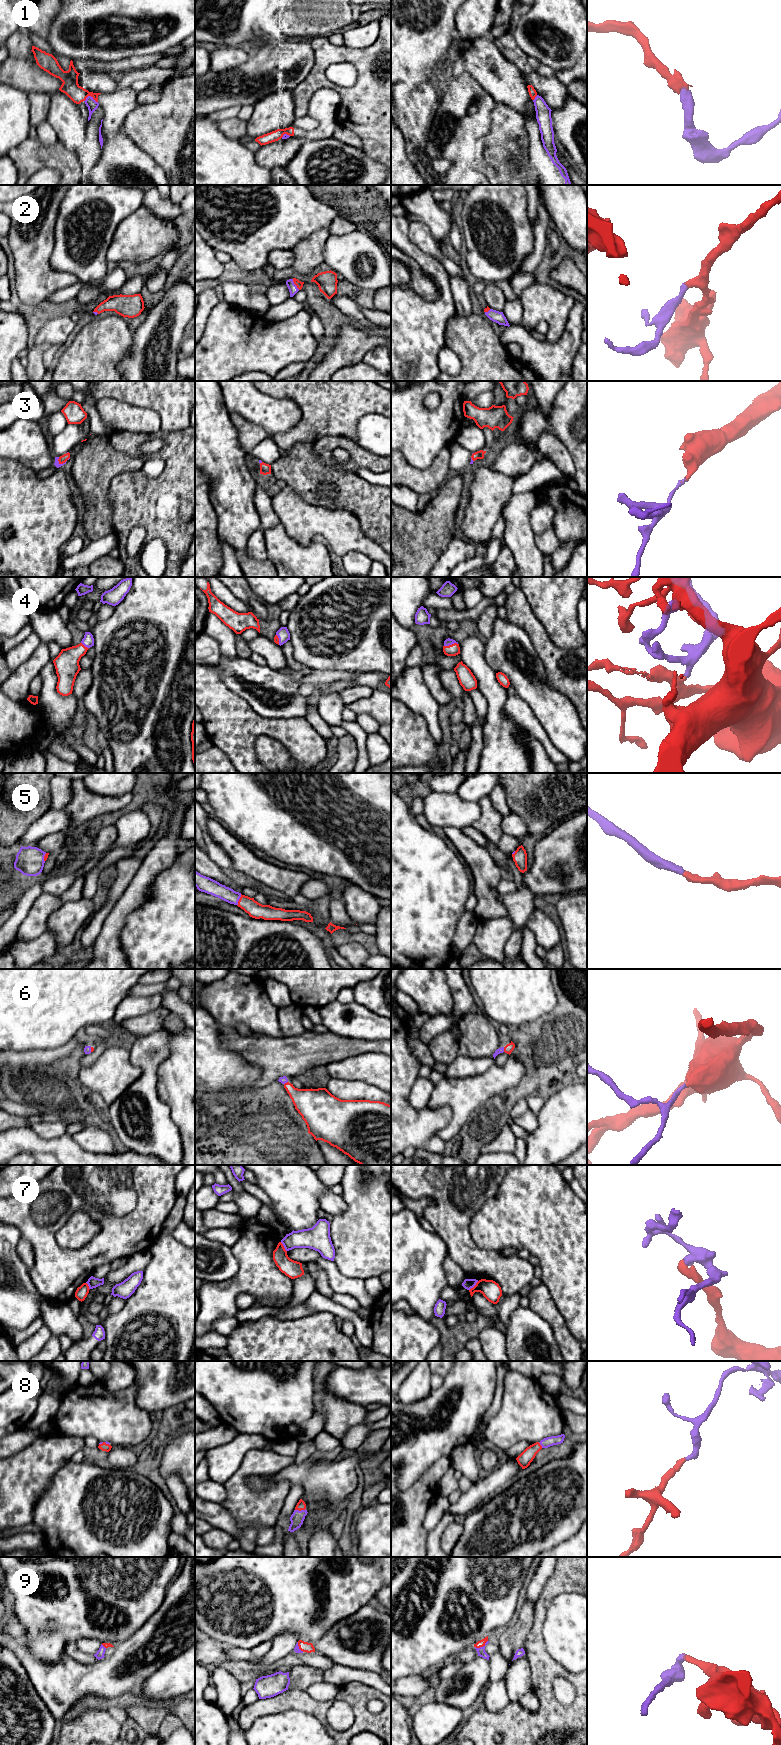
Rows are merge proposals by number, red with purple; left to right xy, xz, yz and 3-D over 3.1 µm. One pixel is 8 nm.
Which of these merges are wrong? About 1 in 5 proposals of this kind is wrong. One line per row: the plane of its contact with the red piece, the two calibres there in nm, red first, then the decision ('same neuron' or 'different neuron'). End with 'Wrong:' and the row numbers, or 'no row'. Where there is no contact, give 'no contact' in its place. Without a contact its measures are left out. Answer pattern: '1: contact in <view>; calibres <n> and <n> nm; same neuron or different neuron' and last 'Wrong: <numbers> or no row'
1: contact in xy; calibres 140 and 90 nm; same neuron
2: contact in xz; calibres 60 and 70 nm; same neuron
3: contact in xy; calibres 70 and 40 nm; same neuron
4: contact in yz; calibres 100 and 60 nm; same neuron
5: contact in xz; calibres 130 and 120 nm; same neuron
6: contact in yz; calibres 70 and 50 nm; same neuron
7: contact in yz; calibres 150 and 80 nm; different neuron
8: contact in xz; calibres 70 and 110 nm; same neuron
9: contact in yz; calibres 60 and 70 nm; same neuron
Wrong: 7

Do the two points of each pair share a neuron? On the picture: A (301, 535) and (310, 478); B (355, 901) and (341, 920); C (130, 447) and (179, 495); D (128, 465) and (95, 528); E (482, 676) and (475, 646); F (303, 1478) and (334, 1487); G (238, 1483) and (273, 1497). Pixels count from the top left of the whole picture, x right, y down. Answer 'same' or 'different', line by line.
A: different
B: different
C: same
D: same
E: same
F: same
G: same

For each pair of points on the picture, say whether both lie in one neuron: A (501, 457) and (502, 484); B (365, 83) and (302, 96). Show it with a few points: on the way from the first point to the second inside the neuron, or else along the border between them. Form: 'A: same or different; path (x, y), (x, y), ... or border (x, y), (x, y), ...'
A: different; border (485, 464), (491, 469), (504, 473), (513, 479)
B: same; path (349, 91), (342, 91), (330, 84), (318, 84)

